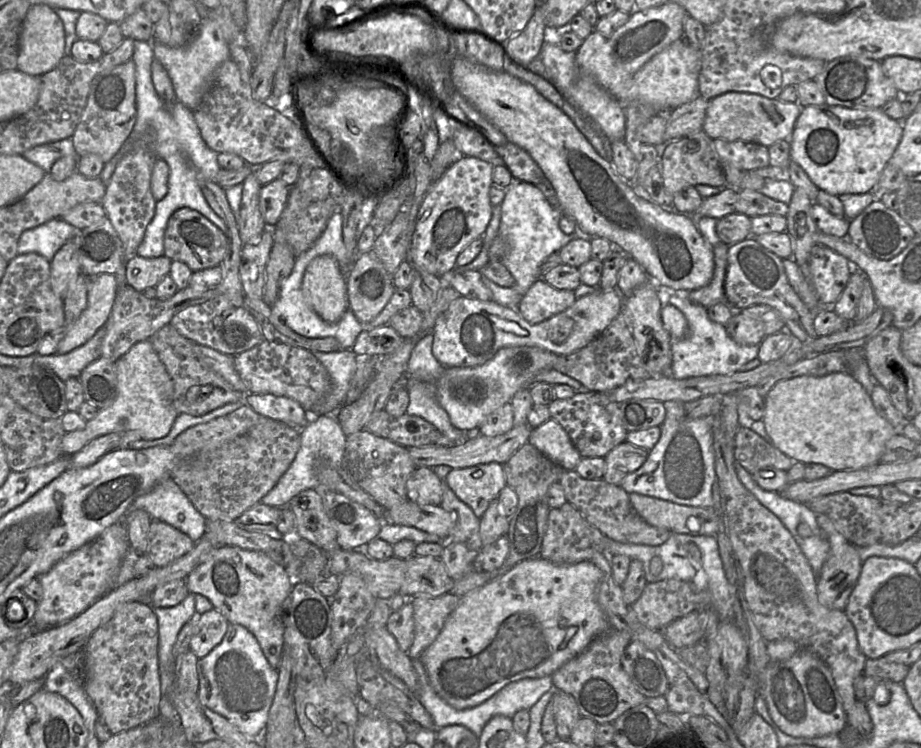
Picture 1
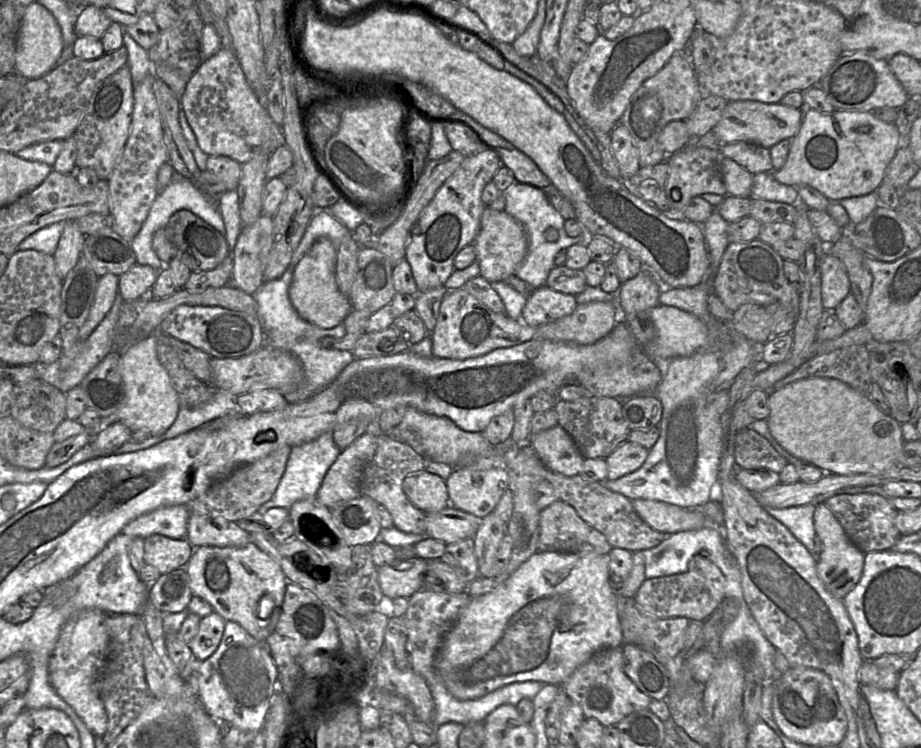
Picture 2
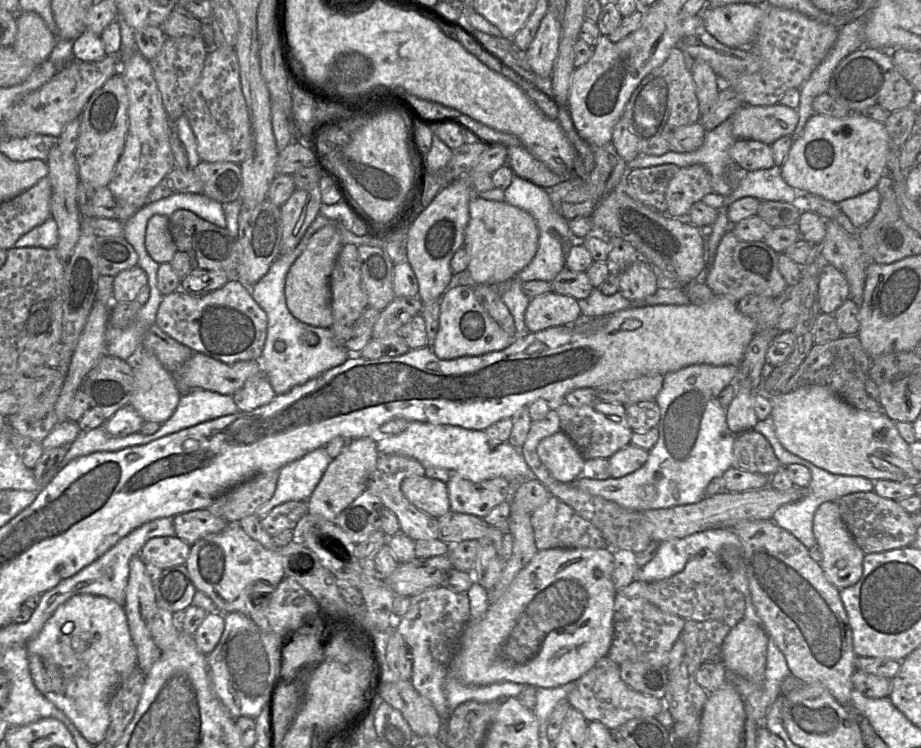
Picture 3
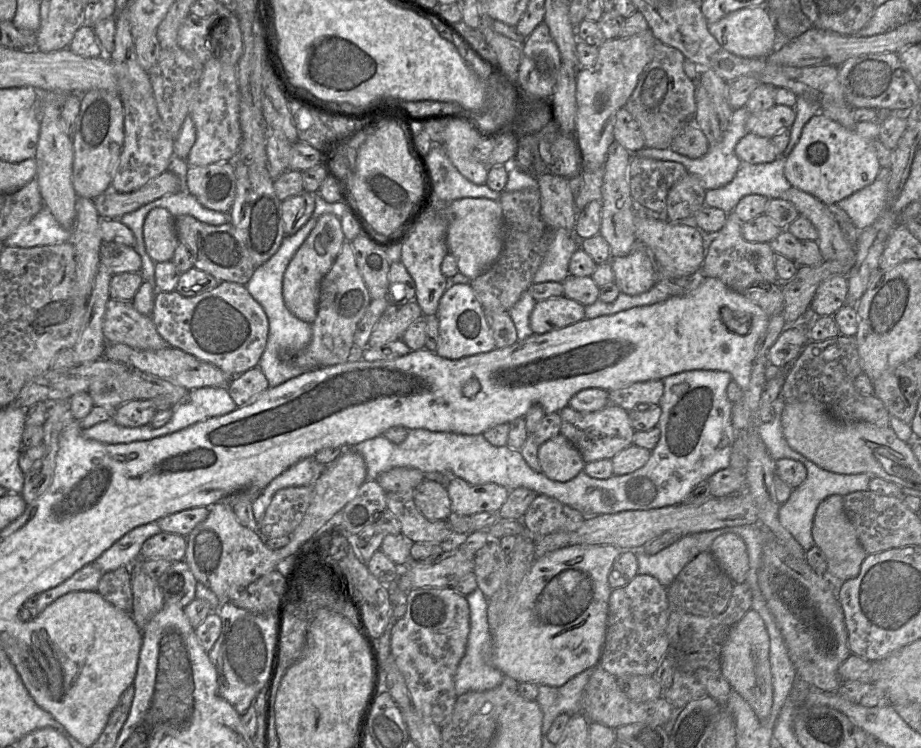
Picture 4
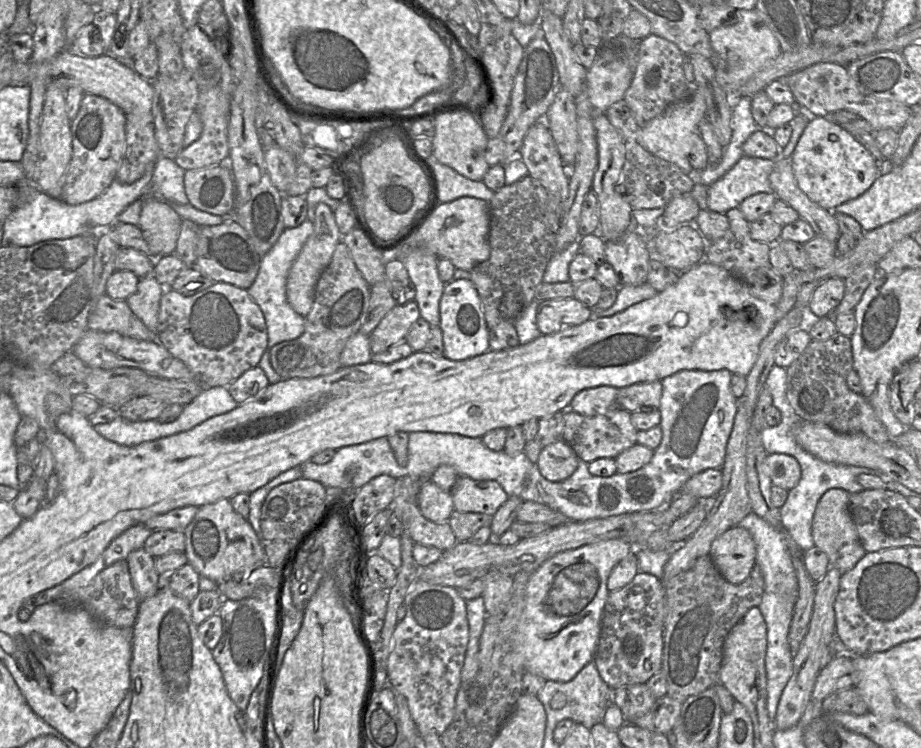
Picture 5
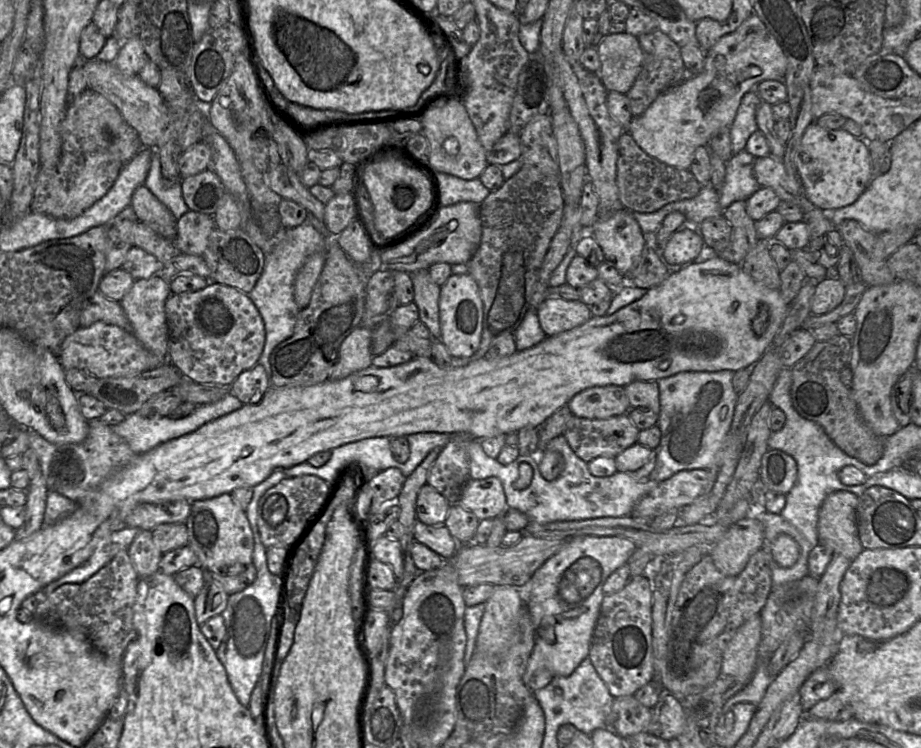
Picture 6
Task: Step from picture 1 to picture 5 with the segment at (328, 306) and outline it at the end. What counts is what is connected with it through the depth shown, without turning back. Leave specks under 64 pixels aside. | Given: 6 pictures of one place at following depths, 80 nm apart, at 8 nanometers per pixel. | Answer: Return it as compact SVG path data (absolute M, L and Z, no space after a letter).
M324 203L317 204L315 209L314 231L293 262L286 283L288 303L301 316L306 317L311 311L318 279L329 265L335 248L341 239L342 234L337 226L334 211Z

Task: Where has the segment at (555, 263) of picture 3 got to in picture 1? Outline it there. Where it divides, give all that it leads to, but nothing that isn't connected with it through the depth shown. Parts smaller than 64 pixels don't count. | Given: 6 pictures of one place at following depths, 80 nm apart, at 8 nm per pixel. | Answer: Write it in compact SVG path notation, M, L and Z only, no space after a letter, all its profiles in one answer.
M514 182L507 190L501 204L499 234L507 239L510 250L502 264L515 279L512 287L523 296L535 281L542 278L540 267L543 261L572 240L580 239L577 234L566 235L559 227L562 213L548 202L536 185Z

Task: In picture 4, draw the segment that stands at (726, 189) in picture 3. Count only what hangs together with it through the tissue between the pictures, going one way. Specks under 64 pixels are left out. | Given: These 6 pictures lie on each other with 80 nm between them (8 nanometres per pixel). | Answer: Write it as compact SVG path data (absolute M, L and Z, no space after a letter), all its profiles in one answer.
M746 105L740 109L734 110L729 127L723 132L721 141L717 145L709 147L707 154L699 159L690 159L674 152L670 148L654 149L644 147L631 154L655 160L677 162L683 165L689 174L697 175L703 181L706 190L722 188L735 178L741 165L741 161L735 153L735 147L737 143L748 134L746 122L749 115L750 113Z

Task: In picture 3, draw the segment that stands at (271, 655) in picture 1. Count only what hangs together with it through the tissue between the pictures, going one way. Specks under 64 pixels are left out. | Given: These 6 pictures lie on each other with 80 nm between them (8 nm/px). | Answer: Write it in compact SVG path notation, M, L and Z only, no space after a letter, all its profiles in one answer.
M229 522L228 527L222 532L208 534L197 540L191 545L185 565L196 590L209 596L222 614L238 612L249 617L249 602L273 592L285 577L280 554L252 539L237 522Z

